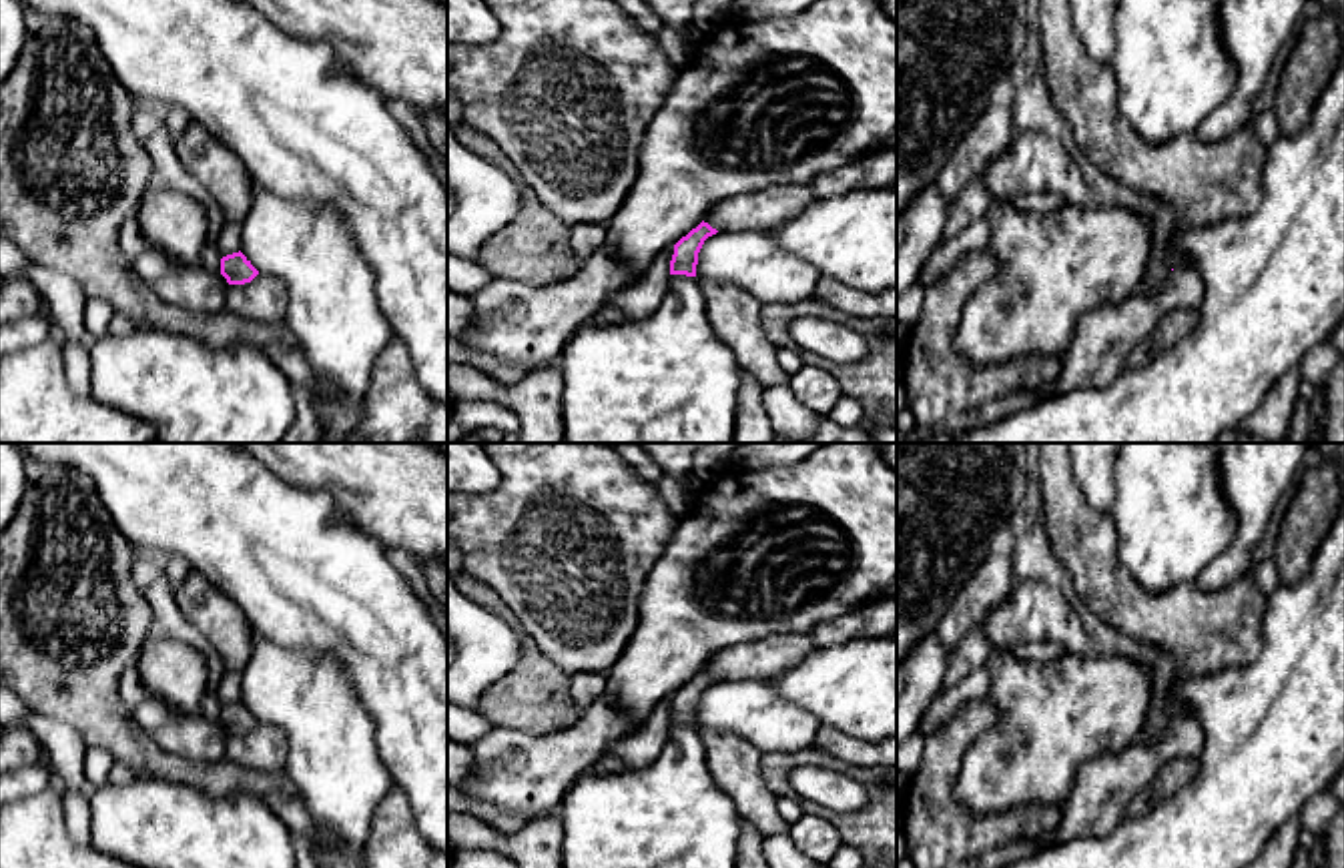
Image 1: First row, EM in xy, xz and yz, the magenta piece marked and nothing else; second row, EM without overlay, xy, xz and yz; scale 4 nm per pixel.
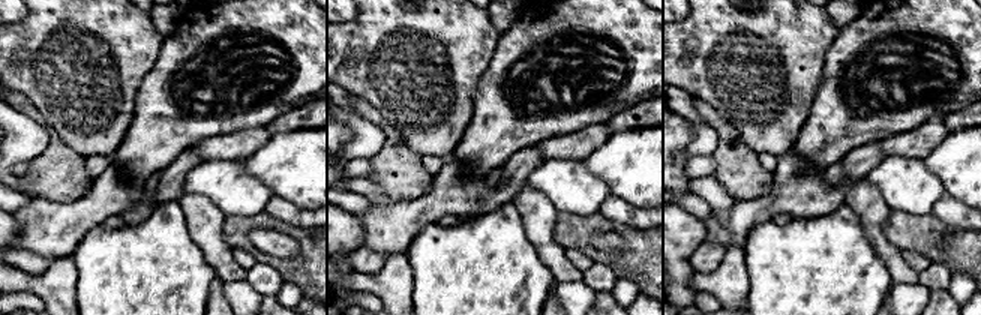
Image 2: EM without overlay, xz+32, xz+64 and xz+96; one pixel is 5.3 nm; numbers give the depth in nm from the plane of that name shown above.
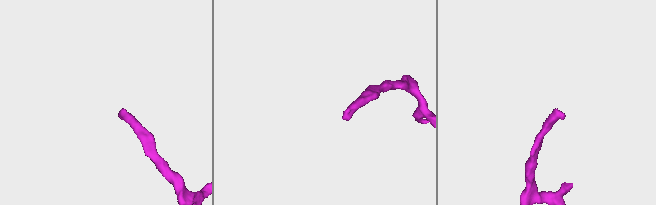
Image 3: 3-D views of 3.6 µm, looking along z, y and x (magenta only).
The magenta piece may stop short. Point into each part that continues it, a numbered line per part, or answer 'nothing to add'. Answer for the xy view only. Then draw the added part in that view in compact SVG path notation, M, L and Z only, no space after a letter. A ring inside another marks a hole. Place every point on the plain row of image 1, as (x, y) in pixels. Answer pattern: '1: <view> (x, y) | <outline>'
1: xy (191, 736) | M152 696L130 710L134 724L164 752L197 762L225 758L227 728L201 714L185 714Z

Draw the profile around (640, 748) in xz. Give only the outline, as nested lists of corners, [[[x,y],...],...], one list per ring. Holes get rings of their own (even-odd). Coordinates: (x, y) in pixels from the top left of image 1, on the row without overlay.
[[[674,696],[660,700],[644,720],[644,726],[614,742],[606,754],[618,756],[628,768],[646,768],[652,764],[666,744],[672,704]]]

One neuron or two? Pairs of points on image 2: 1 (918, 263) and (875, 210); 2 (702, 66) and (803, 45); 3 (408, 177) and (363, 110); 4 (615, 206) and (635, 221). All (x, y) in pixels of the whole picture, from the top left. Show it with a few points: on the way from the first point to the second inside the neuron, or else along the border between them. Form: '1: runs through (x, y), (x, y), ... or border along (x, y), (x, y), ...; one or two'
1: border along (900, 252), (918, 273); two
2: runs through (728, 53), (777, 45); one
3: runs through (395, 159), (392, 134), (381, 123); one
4: runs through (620, 210), (630, 216); one

